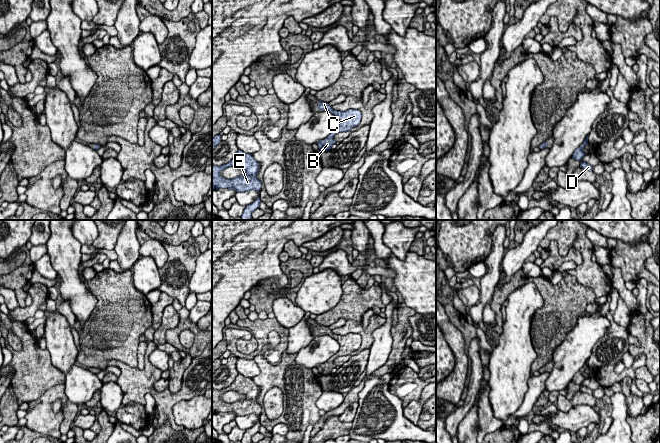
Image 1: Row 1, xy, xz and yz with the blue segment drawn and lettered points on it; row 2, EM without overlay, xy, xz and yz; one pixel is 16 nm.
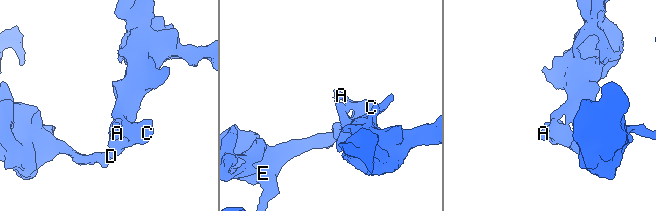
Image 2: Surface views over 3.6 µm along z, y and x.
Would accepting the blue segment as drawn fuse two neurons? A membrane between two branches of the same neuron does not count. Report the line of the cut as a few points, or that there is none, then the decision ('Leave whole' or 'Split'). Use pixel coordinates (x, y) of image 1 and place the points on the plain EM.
No split. Leave whole

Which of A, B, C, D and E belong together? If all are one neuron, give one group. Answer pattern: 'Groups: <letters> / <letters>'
Groups: A B C D E

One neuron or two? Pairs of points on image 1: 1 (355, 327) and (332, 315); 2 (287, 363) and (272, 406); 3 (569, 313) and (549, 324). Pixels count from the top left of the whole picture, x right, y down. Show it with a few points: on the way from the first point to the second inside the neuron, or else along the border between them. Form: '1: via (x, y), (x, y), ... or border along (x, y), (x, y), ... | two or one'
1: border along (346, 320), (362, 321) | two
2: border along (274, 386), (277, 386), (282, 392), (283, 411) | two
3: via (564, 313), (561, 313), (554, 320) | one

